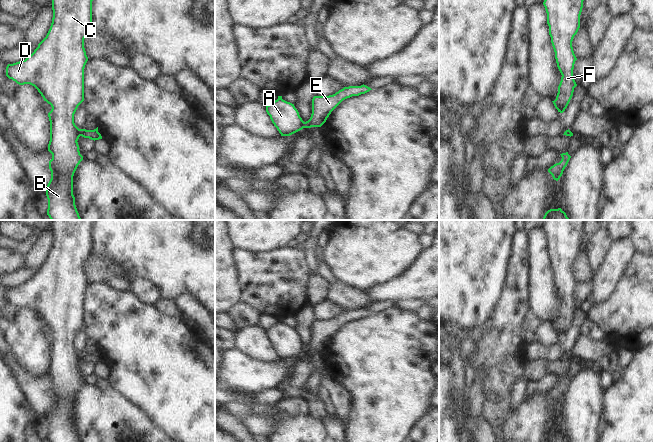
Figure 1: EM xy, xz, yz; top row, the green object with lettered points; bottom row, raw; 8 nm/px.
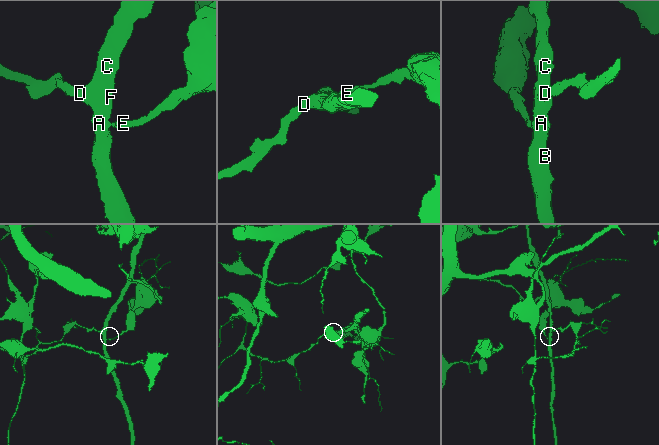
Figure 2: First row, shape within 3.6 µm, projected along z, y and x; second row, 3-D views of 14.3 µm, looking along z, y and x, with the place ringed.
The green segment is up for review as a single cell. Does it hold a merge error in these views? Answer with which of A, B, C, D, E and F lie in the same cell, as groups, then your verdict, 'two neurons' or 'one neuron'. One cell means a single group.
groups A B C D F / E; two neurons

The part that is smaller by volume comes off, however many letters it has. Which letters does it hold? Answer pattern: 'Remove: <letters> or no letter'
Remove: A, B, C, D, F

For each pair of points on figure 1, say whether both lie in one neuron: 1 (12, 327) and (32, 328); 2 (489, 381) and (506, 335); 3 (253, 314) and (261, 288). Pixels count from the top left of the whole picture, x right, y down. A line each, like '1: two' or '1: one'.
1: one
2: one
3: two

